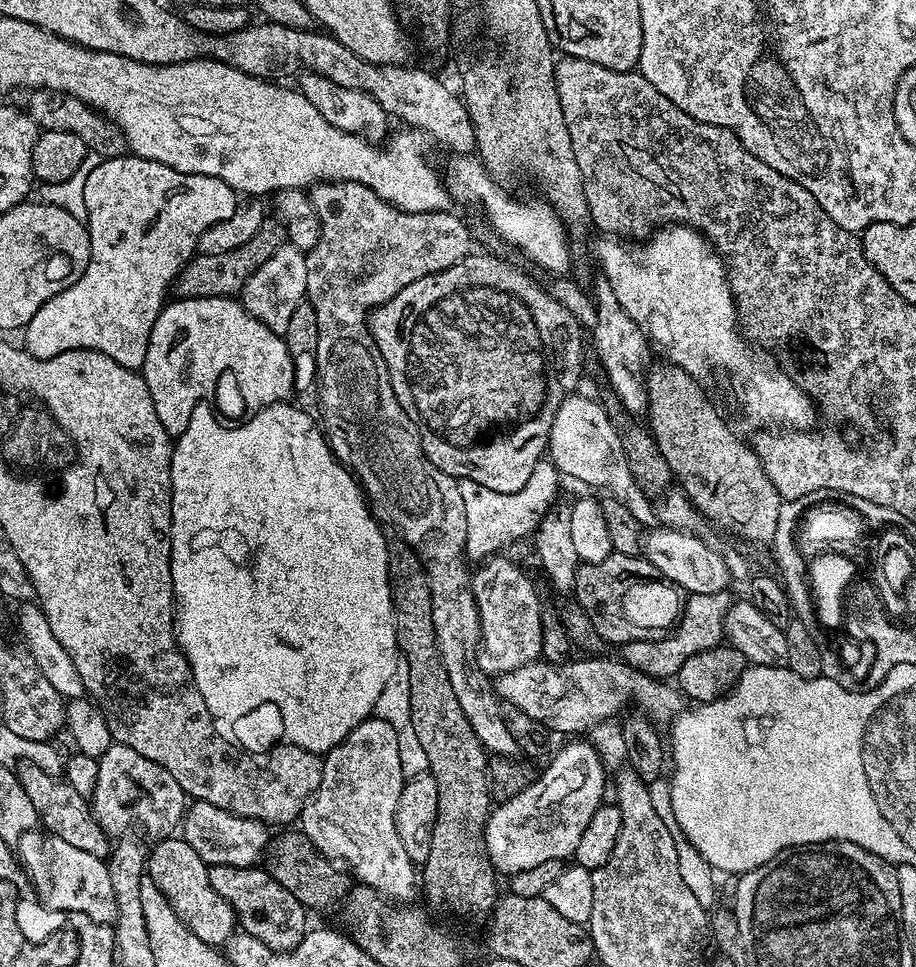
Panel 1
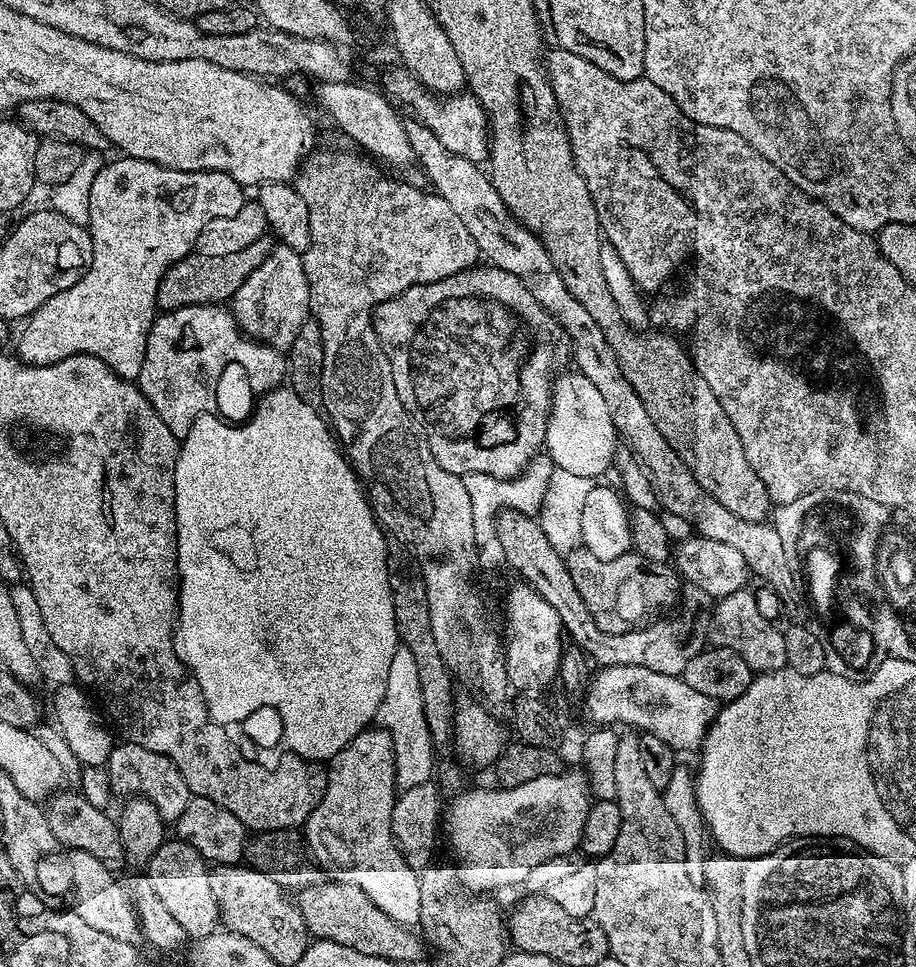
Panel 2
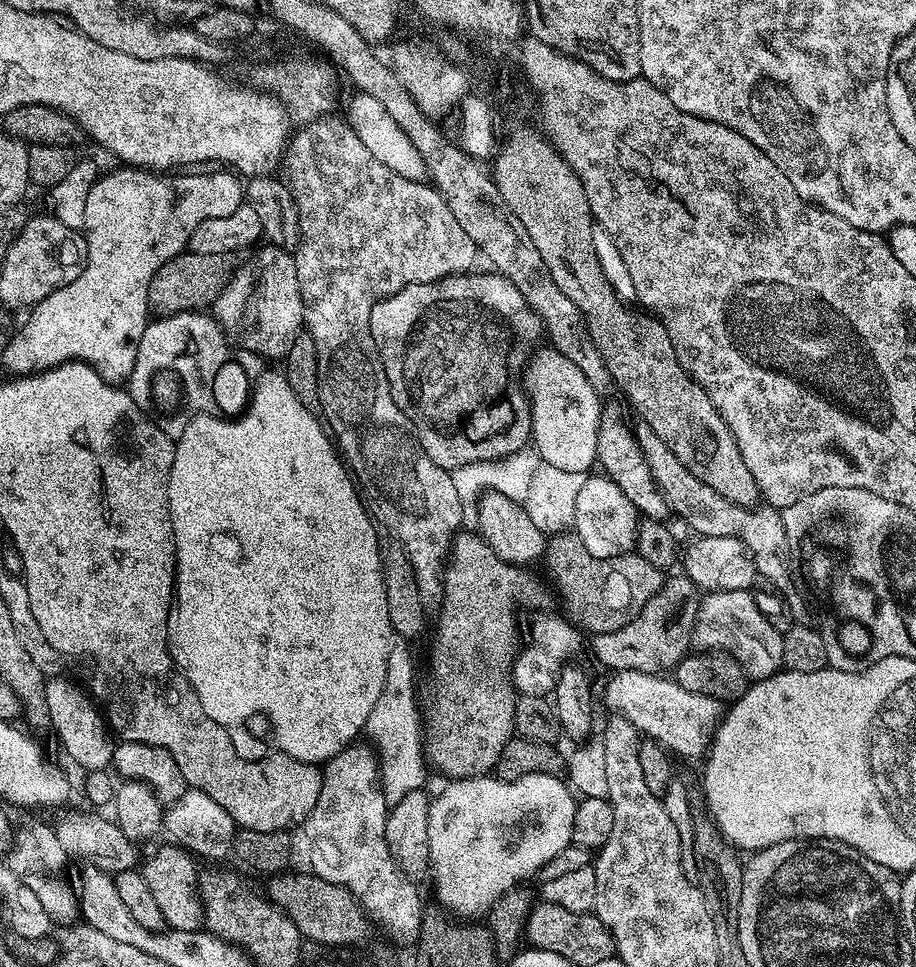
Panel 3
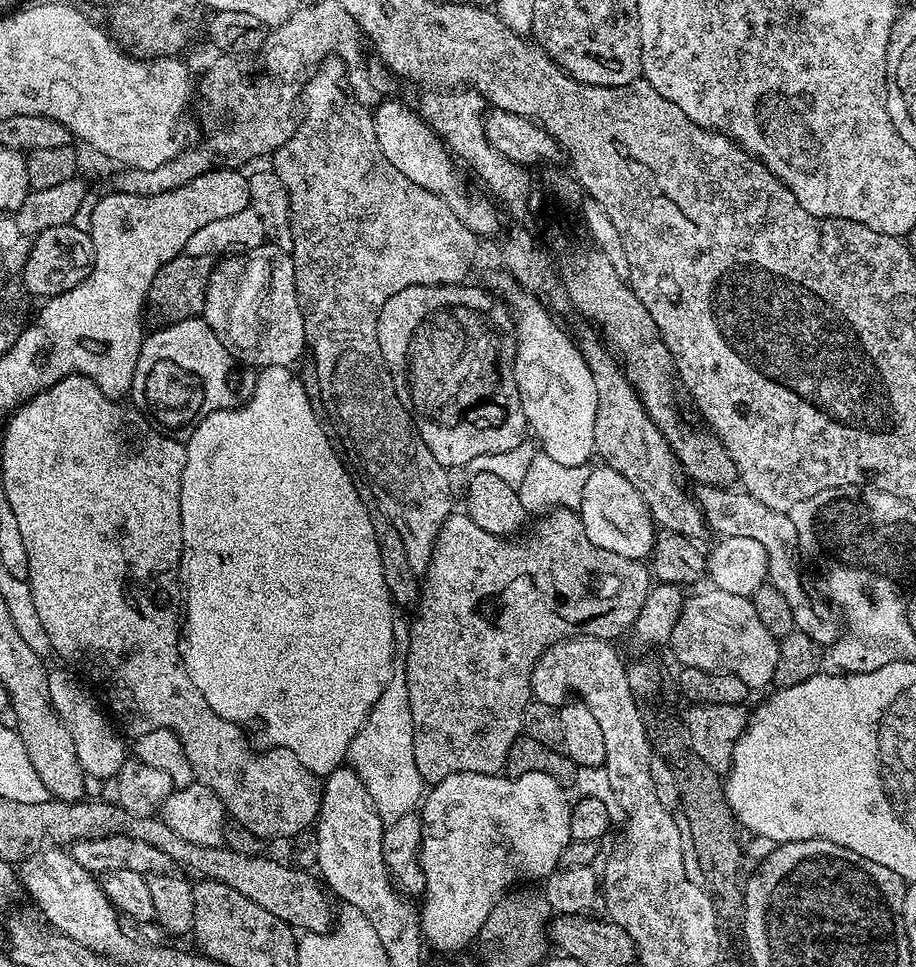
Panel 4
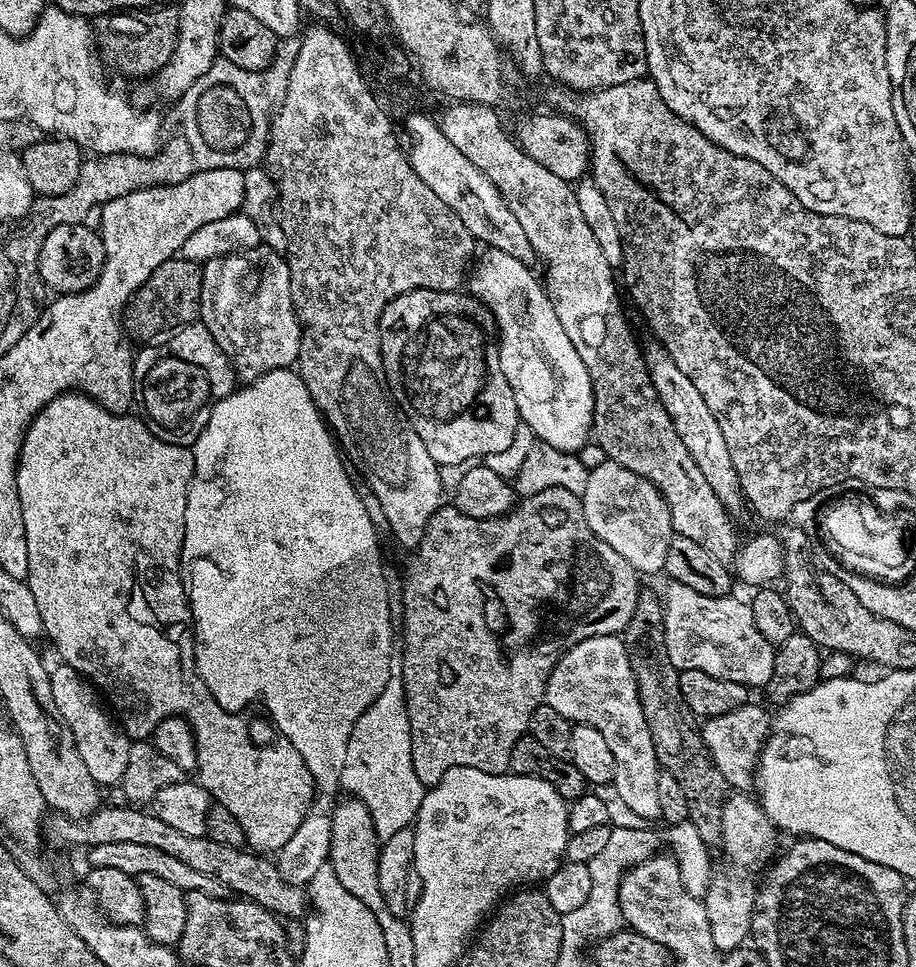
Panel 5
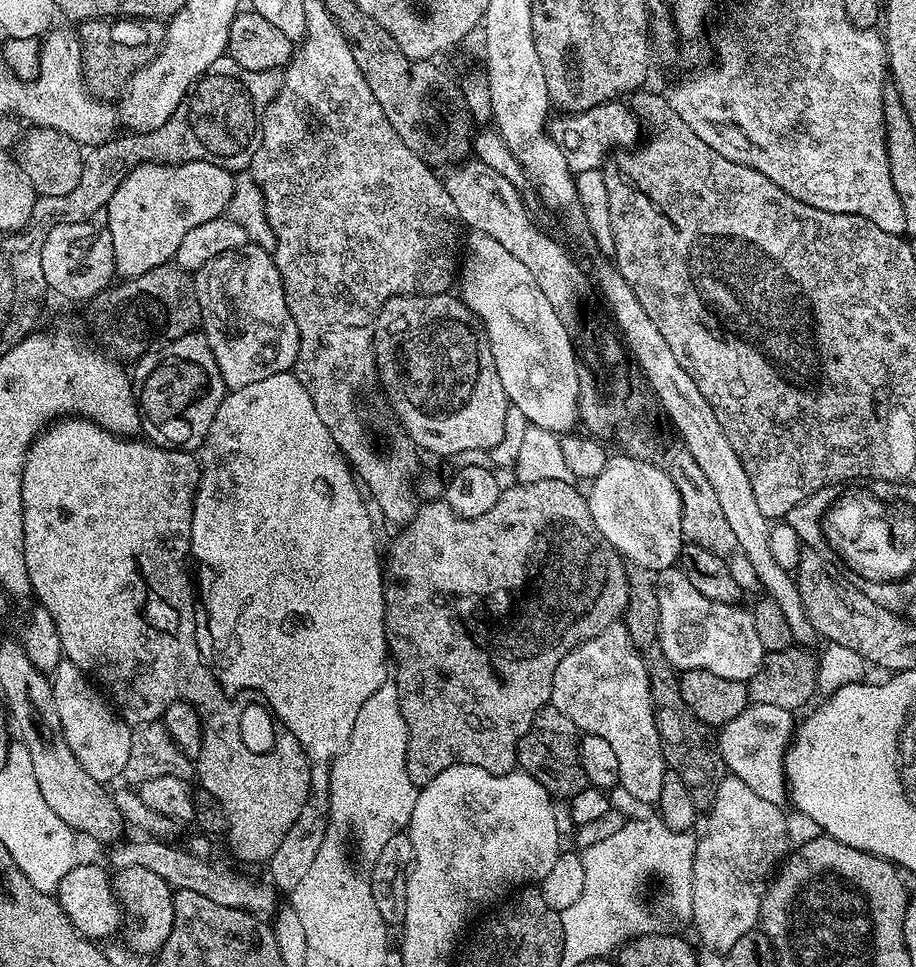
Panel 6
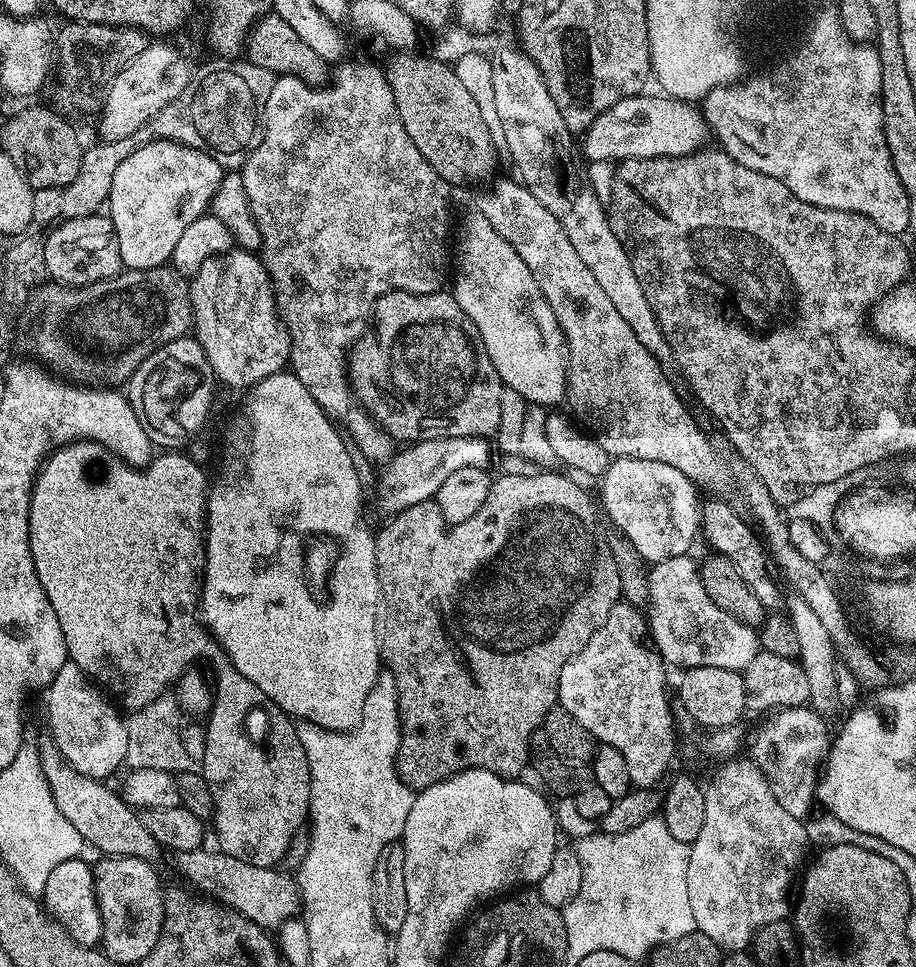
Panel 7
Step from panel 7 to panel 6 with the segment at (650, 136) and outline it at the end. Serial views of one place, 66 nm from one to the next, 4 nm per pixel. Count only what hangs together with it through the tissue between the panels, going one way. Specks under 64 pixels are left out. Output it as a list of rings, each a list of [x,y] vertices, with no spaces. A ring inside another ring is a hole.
[[[624,102],[599,104],[585,112],[556,114],[548,121],[548,137],[566,154],[573,174],[600,168],[609,154],[633,147],[641,139],[640,130],[640,117]]]

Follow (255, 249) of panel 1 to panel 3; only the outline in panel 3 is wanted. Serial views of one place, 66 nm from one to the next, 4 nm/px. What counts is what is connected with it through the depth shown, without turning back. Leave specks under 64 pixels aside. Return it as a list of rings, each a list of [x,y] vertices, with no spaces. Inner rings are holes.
[[[187,250],[181,252],[179,256],[170,258],[170,262],[166,262],[166,266],[158,270],[158,274],[154,274],[148,291],[151,311],[157,317],[162,317],[211,309],[237,267],[238,256],[234,252],[226,254],[194,254]]]

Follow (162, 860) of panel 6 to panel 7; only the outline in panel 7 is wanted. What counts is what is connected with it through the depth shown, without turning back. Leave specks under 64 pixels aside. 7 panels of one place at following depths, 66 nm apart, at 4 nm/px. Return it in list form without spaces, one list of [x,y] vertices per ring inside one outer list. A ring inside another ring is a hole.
[[[203,846],[189,852],[177,852],[174,856],[177,870],[193,884],[191,887],[197,893],[225,904],[238,914],[250,918],[250,922],[269,930],[286,923],[295,912],[297,915],[301,907],[300,894],[291,875],[286,876],[276,868],[259,868],[250,866],[250,862],[238,862],[238,858],[230,858],[219,850],[207,850]]]

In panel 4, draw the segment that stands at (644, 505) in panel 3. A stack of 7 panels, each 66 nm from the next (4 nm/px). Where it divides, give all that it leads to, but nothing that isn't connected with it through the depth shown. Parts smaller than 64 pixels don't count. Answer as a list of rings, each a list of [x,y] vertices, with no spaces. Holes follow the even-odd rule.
[[[593,336],[579,338],[578,347],[590,366],[590,374],[594,374],[594,386],[598,390],[598,414],[594,414],[595,455],[601,456],[607,467],[618,470],[618,474],[622,474],[622,478],[642,494],[652,519],[663,531],[677,532],[679,536],[700,542],[704,535],[709,535],[710,529],[700,505],[684,489],[686,476],[676,453],[662,430],[654,426],[650,414],[642,406],[640,395],[620,367],[619,359]]]

